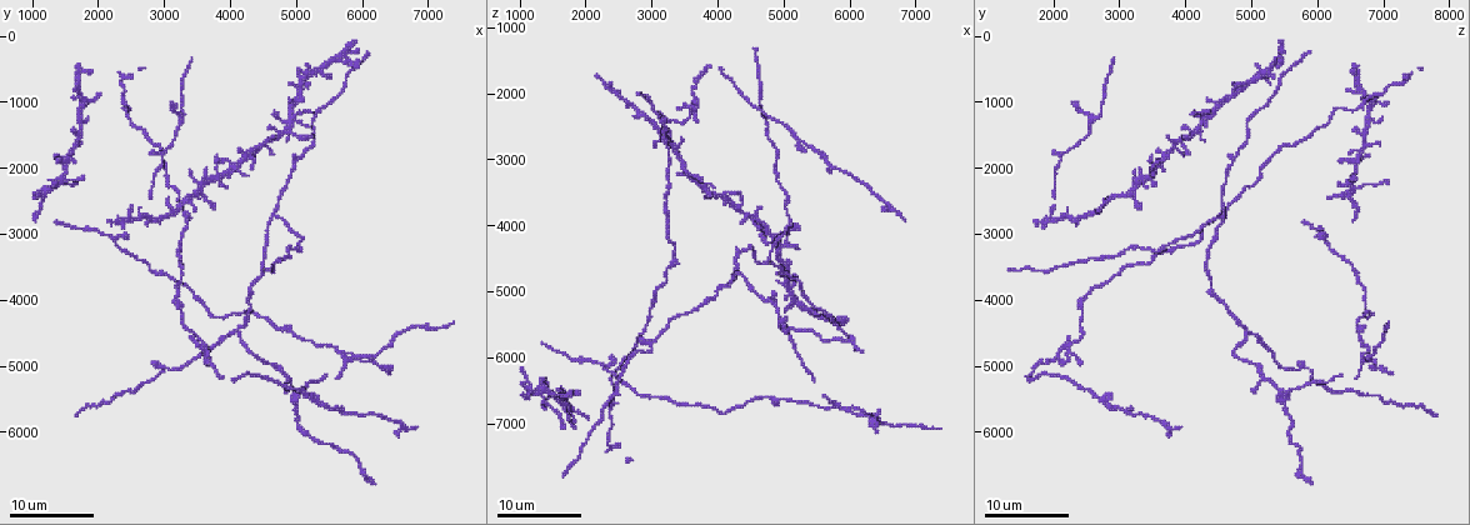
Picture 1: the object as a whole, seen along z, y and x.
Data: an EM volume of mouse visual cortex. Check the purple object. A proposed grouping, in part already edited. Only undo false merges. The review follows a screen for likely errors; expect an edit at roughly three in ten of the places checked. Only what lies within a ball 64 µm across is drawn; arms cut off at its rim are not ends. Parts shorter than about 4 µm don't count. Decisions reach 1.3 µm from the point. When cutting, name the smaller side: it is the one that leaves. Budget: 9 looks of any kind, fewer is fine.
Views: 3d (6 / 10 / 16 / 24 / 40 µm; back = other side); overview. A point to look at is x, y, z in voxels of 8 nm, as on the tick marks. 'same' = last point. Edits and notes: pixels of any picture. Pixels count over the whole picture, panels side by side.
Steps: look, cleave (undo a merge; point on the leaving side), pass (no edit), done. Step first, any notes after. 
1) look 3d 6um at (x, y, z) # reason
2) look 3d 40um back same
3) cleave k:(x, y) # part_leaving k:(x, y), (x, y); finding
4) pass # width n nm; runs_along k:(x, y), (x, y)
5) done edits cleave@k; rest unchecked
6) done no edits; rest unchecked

look 3d 24um at (4100, 4500, 4900) # three-way junction

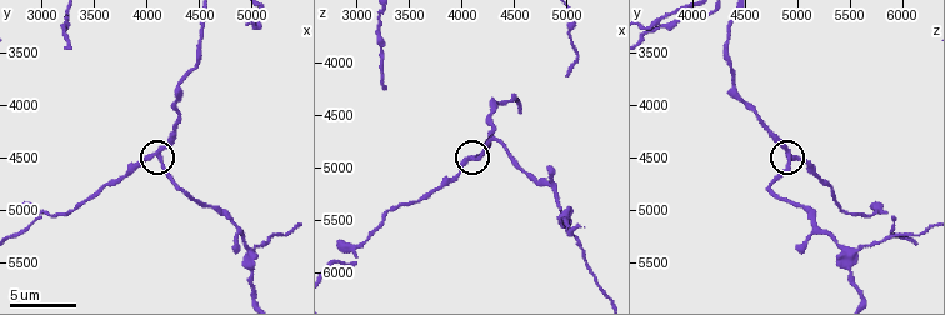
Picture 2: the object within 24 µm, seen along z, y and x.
look 3d 10um at (4120, 4480, 4920) # closer look

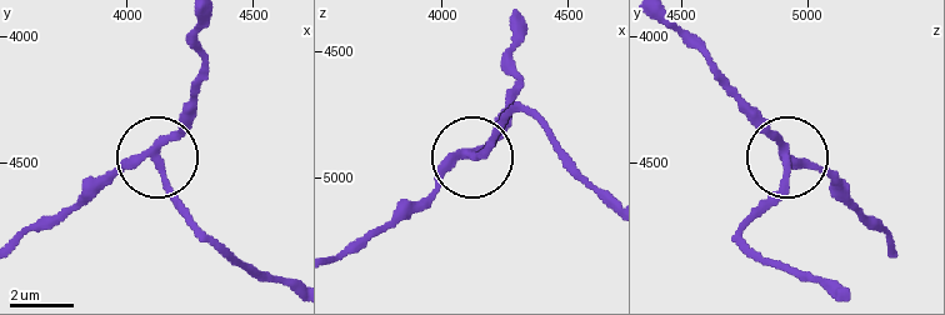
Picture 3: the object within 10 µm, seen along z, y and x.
pass # width 240 nm; runs_along 3:(823, 286), (766, 263), (744, 223), (790, 158), (851, 203); all the same cell

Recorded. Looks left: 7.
look 3d 10um at (5000, 5420, 5420)

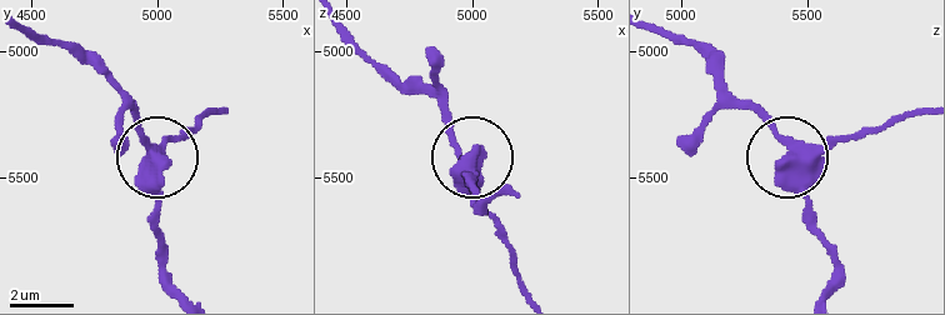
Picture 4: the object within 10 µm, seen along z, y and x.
look 3d 10um back at (5000, 5410, 5420)

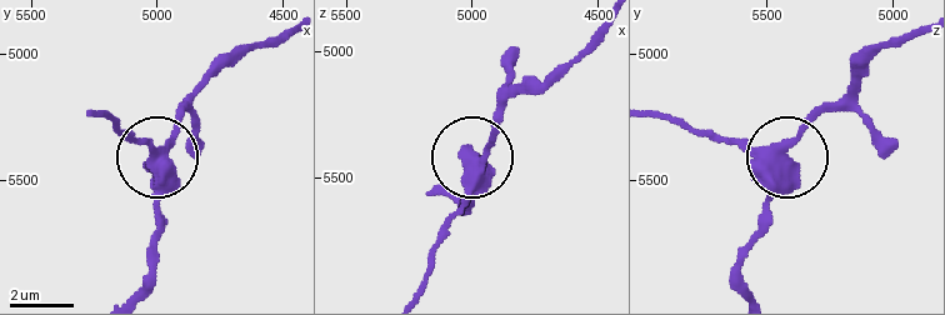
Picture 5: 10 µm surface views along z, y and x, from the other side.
pass # runs_along 5:(94, 116), (153, 149), (153, 251); one cell here

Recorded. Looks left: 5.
look 3d 24um at (4750, 2750, 4550) # three arms meet

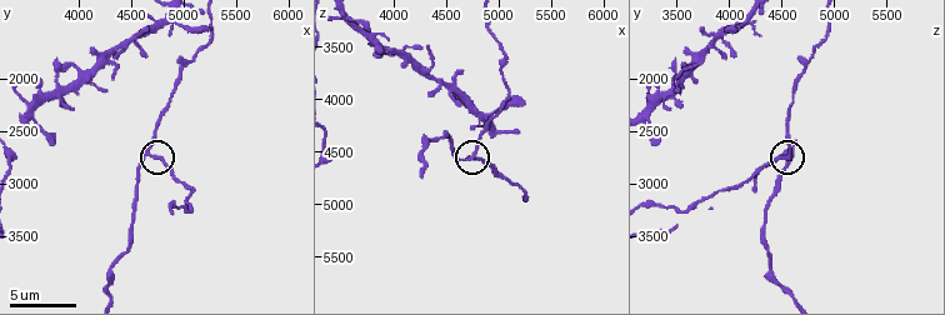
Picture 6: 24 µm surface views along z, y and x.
look 3d 6um at (4720, 2720, 4580)

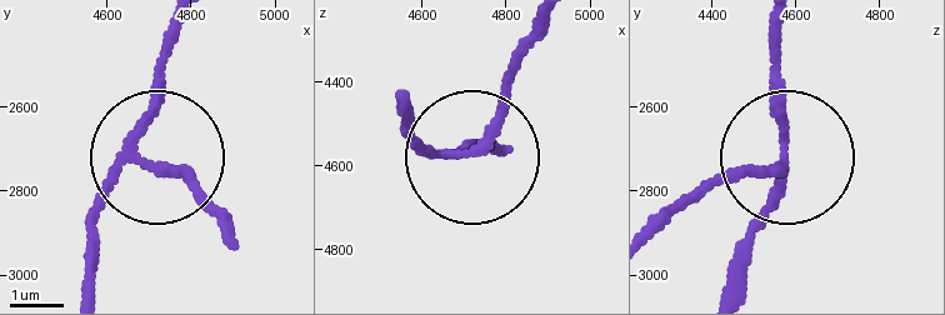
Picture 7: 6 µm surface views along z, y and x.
look 3d 6um back at (4705, 2735, 4575)

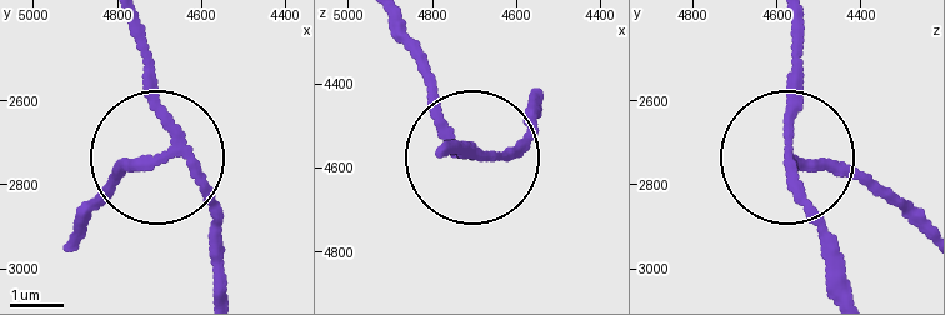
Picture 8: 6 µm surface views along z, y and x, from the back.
cleave 8:(118, 161) # width 160 nm; part_leaving 8:(170, 151), (139, 160), (94, 219); a second cell is stuck on

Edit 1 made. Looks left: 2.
look 3d 24um at (1300, 2300, 6550) # thin arm on a thick one

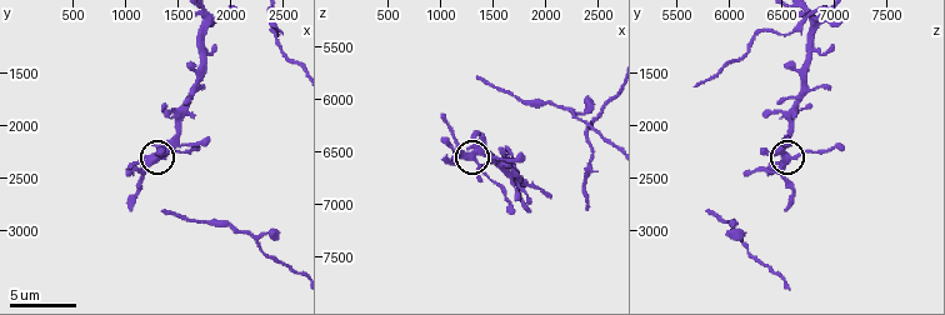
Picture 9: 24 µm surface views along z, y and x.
look 3d 6um same

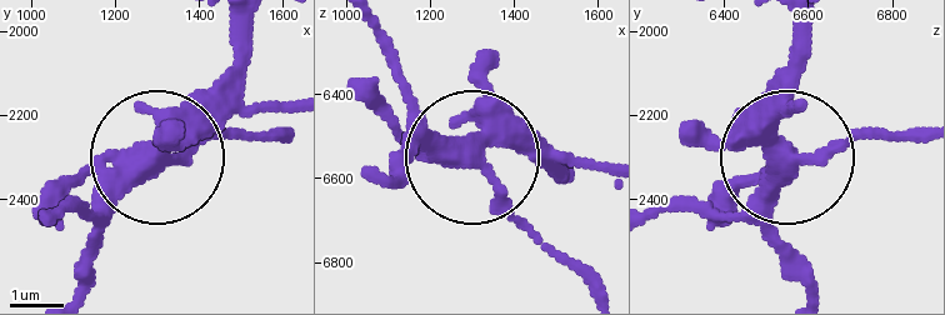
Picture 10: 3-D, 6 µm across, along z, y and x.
pass # side_arm 5 um; one cell here

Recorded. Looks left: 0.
done edits cleave@8; rest unchecked

